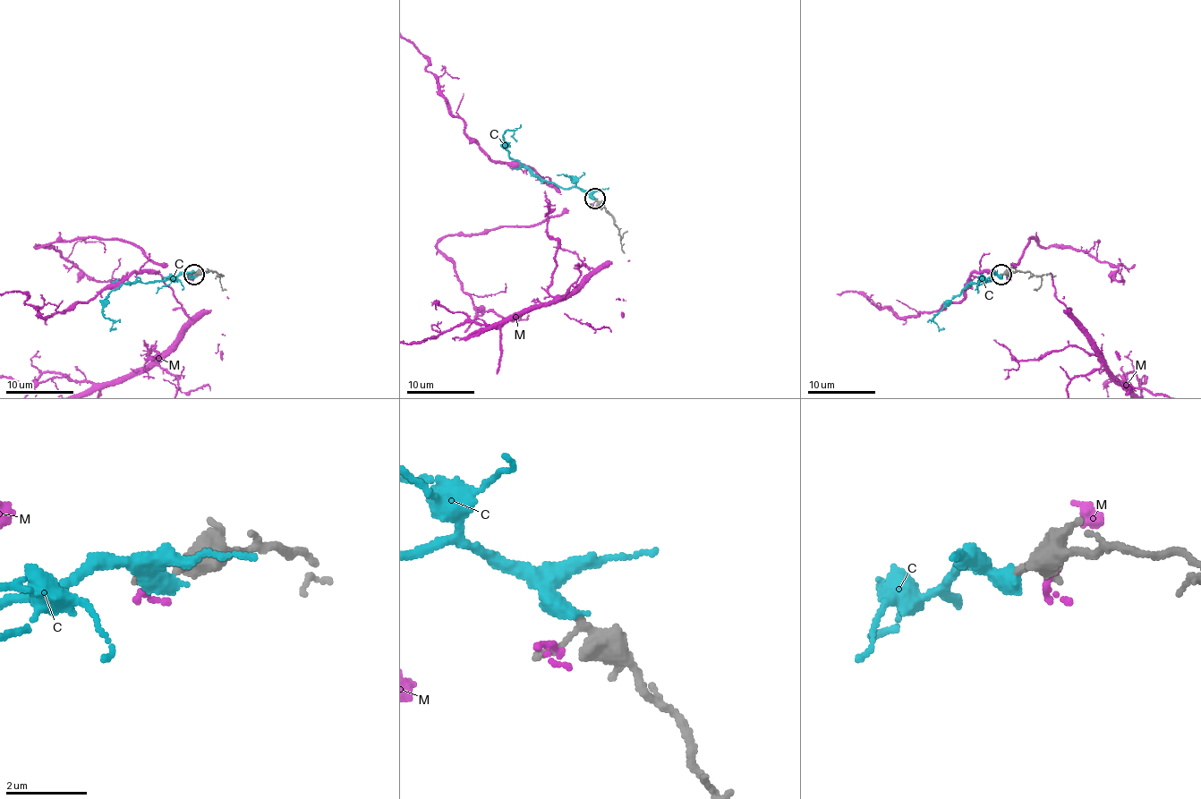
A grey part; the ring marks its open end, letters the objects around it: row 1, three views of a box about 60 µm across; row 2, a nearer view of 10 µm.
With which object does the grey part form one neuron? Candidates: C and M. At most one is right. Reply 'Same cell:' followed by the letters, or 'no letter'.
Same cell: no letter

